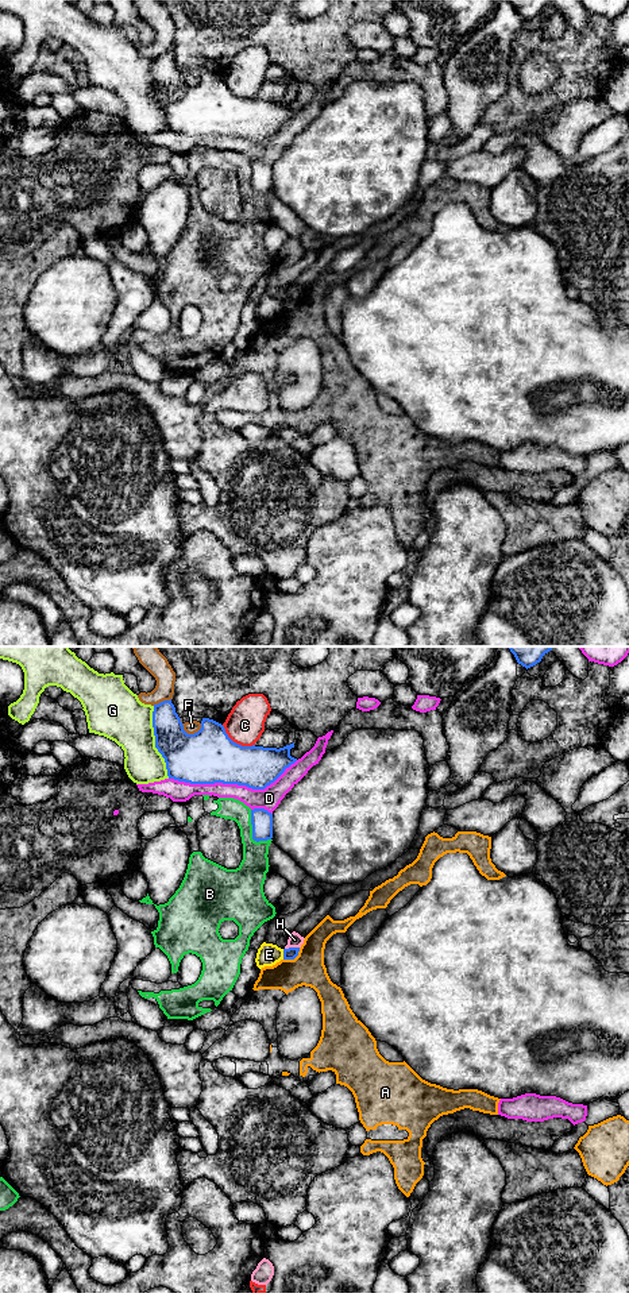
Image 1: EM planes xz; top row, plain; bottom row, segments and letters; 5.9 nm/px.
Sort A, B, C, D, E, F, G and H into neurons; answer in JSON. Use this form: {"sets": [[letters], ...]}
{"sets": [["A"], ["B"], ["C"], ["D"], ["E"], ["F"], ["G"], ["H"]]}

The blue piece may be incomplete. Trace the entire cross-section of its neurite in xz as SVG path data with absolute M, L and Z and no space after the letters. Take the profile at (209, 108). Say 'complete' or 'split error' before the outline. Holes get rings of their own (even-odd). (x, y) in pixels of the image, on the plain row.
complete; M171 51L154 57L153 80L155 100L165 111L167 128L178 134L238 136L252 142L265 142L297 113L290 108L294 94L279 101L255 97L242 99L228 89L221 76L209 70L202 70L201 81L197 85L188 86Z

